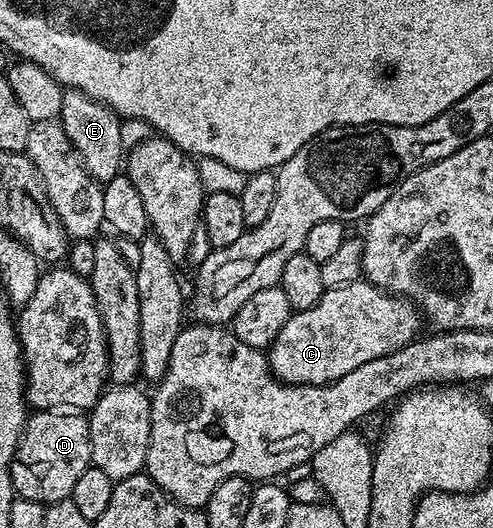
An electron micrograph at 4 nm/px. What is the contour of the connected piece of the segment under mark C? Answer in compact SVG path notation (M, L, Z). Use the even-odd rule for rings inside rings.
M366 280L332 286L324 289L319 302L313 304L313 308L296 310L289 320L285 320L285 328L277 332L266 351L267 363L272 374L279 381L288 382L290 386L323 386L327 382L336 382L349 376L353 368L361 368L361 364L369 364L369 360L377 360L416 341L420 333L419 322L421 323L421 314L415 303L389 294L386 290L379 290Z

